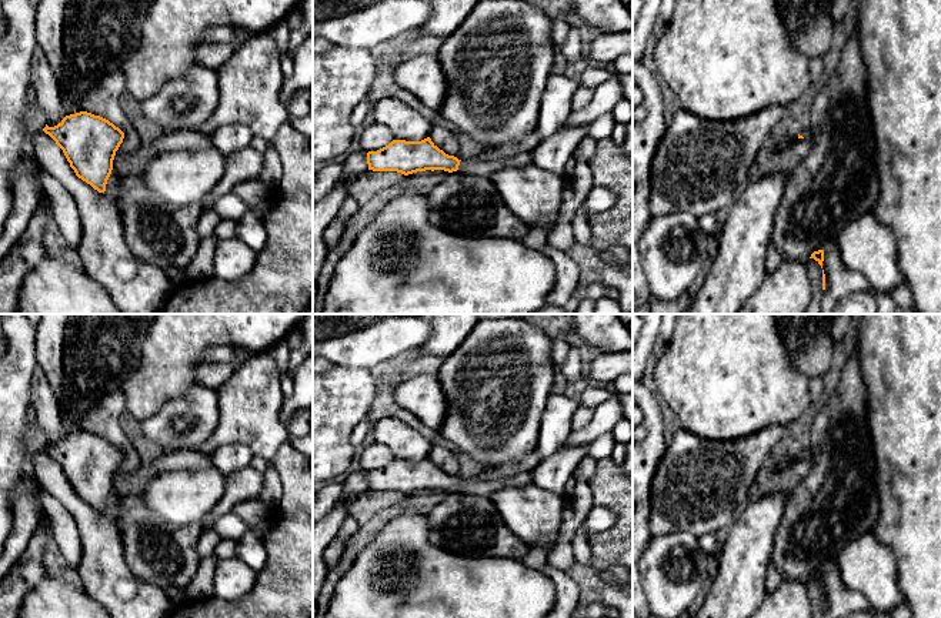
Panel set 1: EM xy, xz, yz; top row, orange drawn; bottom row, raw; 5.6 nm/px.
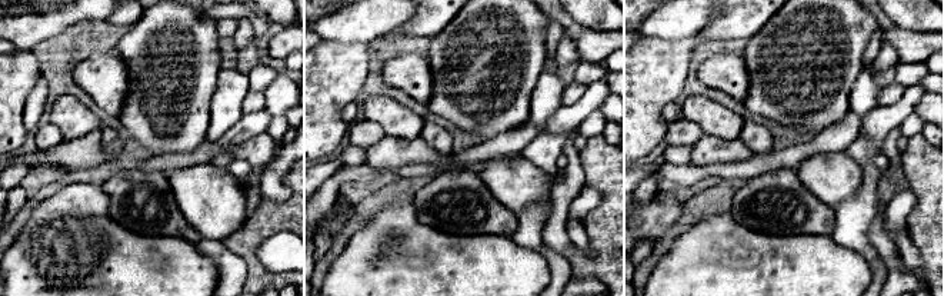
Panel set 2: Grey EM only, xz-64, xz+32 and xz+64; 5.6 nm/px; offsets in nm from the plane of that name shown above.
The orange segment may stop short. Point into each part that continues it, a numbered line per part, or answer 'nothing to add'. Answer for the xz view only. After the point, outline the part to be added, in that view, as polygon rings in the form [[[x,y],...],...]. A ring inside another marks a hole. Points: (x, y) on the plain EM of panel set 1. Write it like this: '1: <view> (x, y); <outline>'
1: xz (477, 487); [[[524,471],[498,480],[461,480],[458,491],[464,494],[490,497],[505,487],[524,487],[533,482],[533,471]]]

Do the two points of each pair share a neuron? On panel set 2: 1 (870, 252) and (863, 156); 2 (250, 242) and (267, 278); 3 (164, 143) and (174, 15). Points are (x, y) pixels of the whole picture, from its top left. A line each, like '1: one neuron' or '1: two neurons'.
1: one neuron
2: one neuron
3: one neuron

